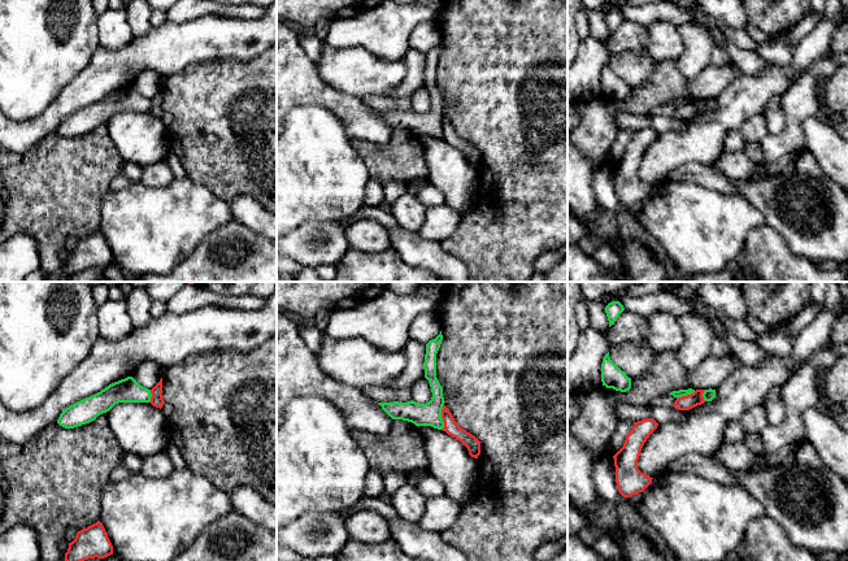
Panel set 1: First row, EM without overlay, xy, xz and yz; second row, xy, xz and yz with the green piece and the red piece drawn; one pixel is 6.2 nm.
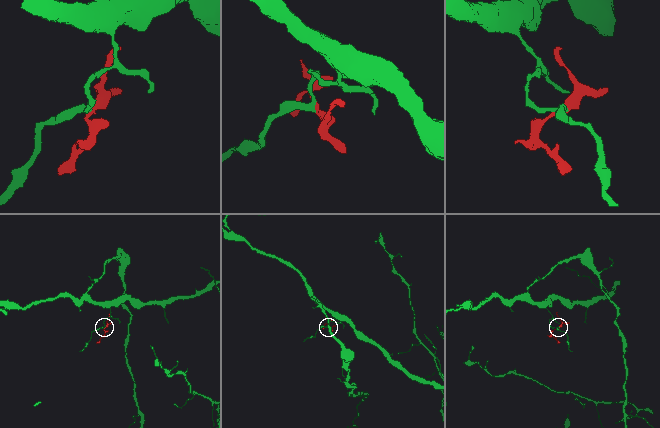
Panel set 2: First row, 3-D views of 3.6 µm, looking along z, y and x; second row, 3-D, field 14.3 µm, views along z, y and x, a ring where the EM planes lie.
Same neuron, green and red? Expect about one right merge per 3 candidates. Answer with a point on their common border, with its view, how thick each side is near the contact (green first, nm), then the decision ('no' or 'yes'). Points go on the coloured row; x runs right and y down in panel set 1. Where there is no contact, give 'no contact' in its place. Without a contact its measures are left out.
xz (440, 417) | 140/90 nm | no

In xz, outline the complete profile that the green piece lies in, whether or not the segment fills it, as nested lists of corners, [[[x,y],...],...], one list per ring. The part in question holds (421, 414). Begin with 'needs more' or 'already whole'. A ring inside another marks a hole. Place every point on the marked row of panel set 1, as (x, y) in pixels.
already whole | [[[440,334],[426,344],[425,355],[425,378],[429,380],[432,397],[426,404],[419,404],[416,401],[408,403],[378,403],[382,409],[392,419],[403,419],[414,423],[416,426],[431,426],[438,430],[443,430],[444,422],[442,418],[442,409],[444,405],[443,387],[436,378],[436,353],[440,348],[443,340]]]

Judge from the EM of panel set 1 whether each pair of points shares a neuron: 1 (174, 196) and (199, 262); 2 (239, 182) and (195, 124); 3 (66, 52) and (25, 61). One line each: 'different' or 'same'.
1: different
2: same
3: same

